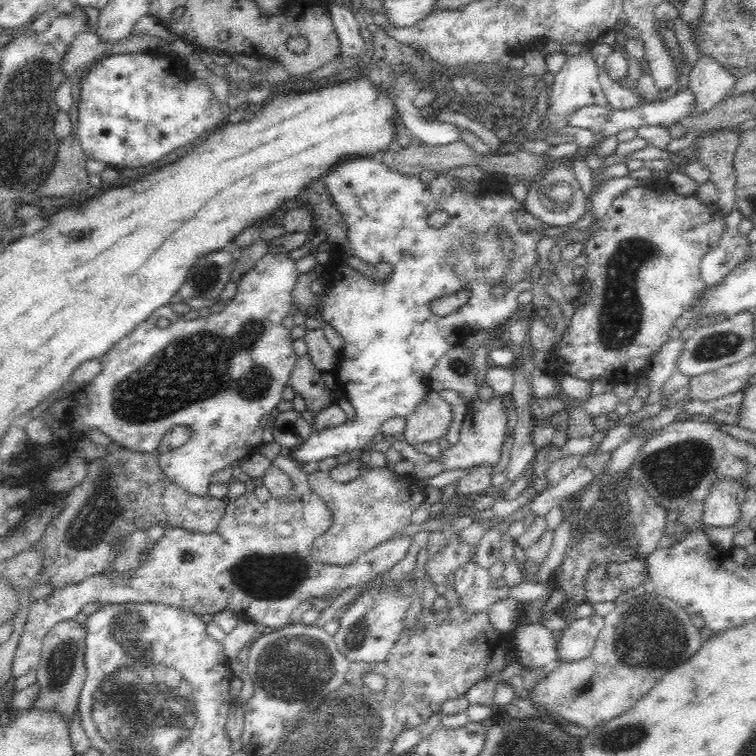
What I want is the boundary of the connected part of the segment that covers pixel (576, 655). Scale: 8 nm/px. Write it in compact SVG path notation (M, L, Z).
M592 614L587 618L570 621L564 630L555 632L556 663L571 663L588 658L603 626L602 616Z

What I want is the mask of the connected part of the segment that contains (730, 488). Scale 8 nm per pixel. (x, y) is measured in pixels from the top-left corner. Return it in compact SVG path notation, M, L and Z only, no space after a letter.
M722 479L712 485L709 495L703 500L704 525L728 528L741 522L741 506L736 501L736 492L742 484Z

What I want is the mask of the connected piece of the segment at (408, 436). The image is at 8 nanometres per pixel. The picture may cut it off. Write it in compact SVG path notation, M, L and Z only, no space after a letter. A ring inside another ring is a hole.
M438 391L430 392L418 406L405 418L405 427L399 438L412 446L429 440L436 440L446 434L452 422L452 408Z

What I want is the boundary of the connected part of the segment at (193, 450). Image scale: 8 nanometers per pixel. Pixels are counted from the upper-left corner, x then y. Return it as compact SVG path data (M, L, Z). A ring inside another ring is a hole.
M266 252L236 282L235 294L230 298L230 302L224 306L223 310L218 313L207 313L203 311L200 317L192 319L186 315L180 315L172 311L169 305L160 306L160 308L154 310L144 322L141 322L136 328L133 328L132 332L129 332L124 338L121 338L112 349L98 358L100 359L100 372L90 382L81 385L70 397L72 402L70 410L66 410L65 415L59 417L62 424L68 427L69 437L68 440L58 440L57 444L54 444L54 447L60 451L58 458L67 455L67 452L72 450L72 446L74 446L73 442L78 442L81 438L88 437L89 434L87 432L94 429L103 433L110 439L110 442L116 443L122 449L140 453L151 453L154 450L158 450L158 446L160 446L160 442L168 430L174 428L174 426L190 426L190 430L192 430L190 439L178 448L162 453L159 458L159 465L163 468L166 476L180 488L193 495L206 495L209 487L208 478L212 474L217 474L220 470L229 467L234 460L241 461L257 452L258 448L263 444L261 427L264 419L283 400L282 392L284 392L284 387L288 385L288 378L292 374L292 369L294 368L294 364L296 364L297 358L297 355L291 348L293 340L290 336L290 331L282 327L281 324L284 317L292 314L295 310L291 292L294 290L296 280L298 280L300 273L298 273L294 261L282 252ZM158 318L167 318L169 320L168 326L166 328L157 328L156 320Z

